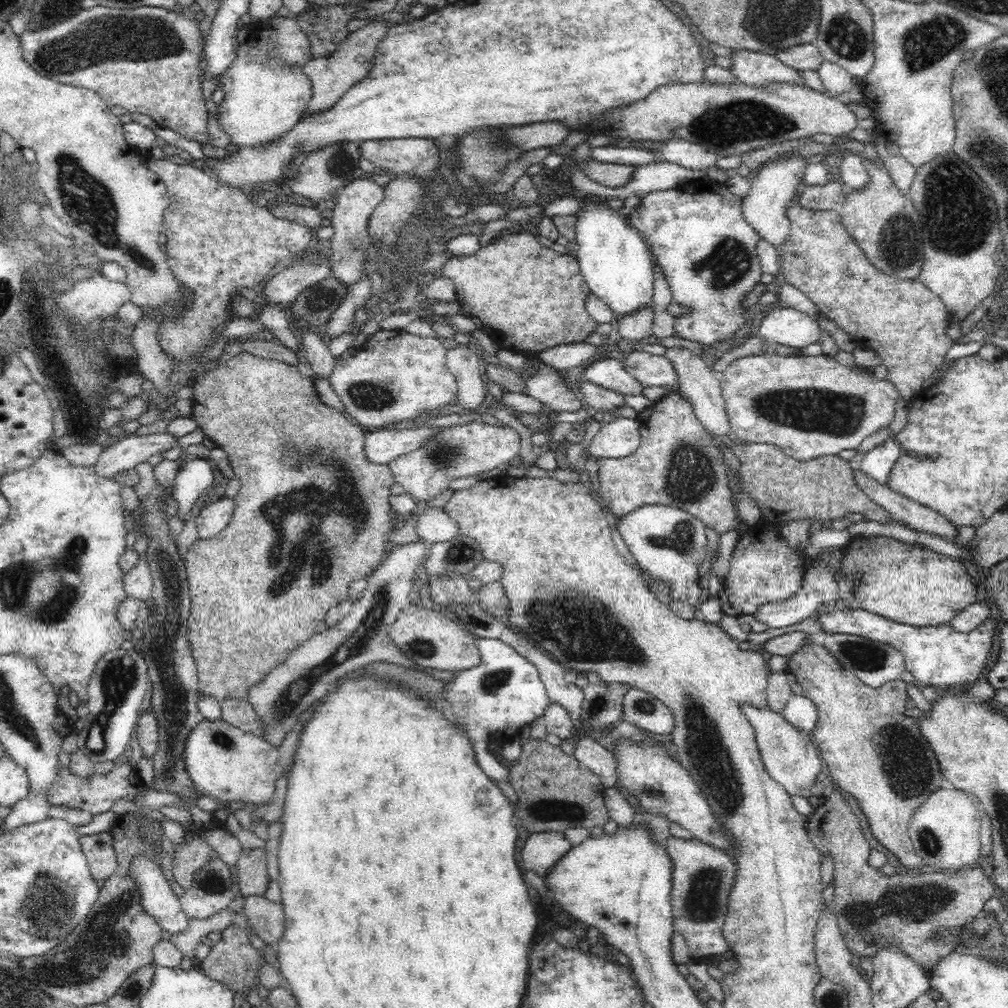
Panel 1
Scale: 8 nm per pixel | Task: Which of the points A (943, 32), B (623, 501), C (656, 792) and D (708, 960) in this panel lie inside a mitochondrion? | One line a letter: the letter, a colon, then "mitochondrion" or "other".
A: mitochondrion
B: other
C: mitochondrion
D: other

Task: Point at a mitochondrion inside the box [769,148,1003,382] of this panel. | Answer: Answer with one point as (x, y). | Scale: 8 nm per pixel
(959, 216)

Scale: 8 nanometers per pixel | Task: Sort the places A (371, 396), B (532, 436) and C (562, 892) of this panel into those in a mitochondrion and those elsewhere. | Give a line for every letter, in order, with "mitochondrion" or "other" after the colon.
A: mitochondrion
B: other
C: other

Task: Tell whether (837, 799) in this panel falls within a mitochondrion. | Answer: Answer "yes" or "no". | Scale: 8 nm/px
no

